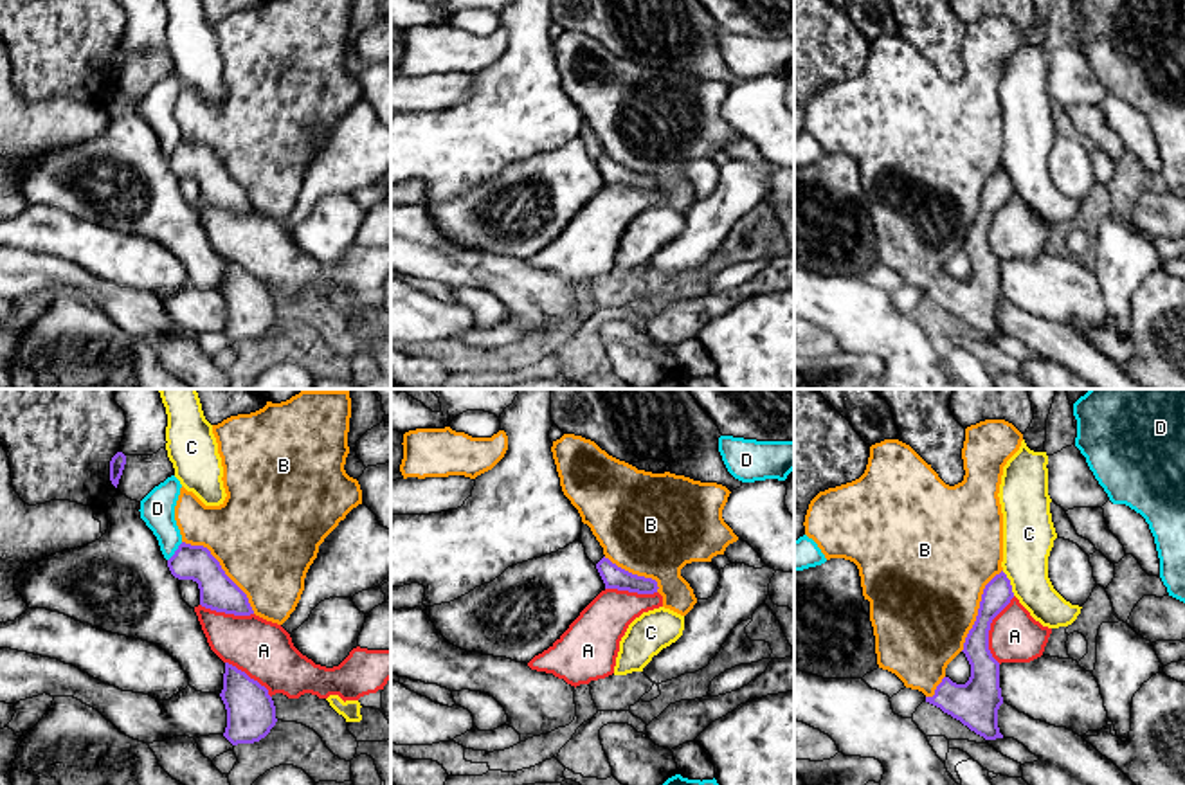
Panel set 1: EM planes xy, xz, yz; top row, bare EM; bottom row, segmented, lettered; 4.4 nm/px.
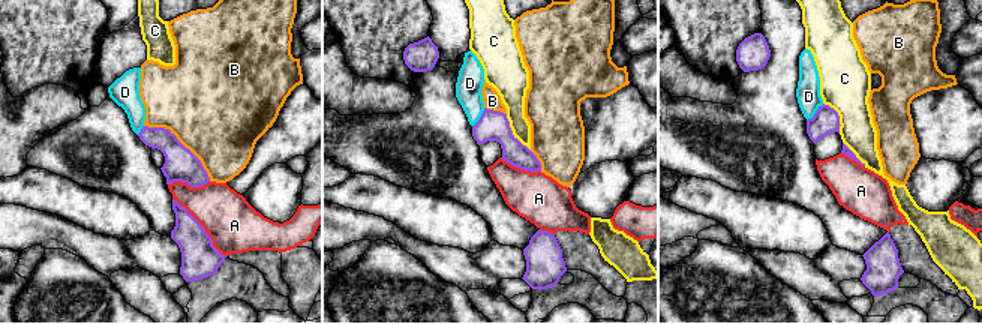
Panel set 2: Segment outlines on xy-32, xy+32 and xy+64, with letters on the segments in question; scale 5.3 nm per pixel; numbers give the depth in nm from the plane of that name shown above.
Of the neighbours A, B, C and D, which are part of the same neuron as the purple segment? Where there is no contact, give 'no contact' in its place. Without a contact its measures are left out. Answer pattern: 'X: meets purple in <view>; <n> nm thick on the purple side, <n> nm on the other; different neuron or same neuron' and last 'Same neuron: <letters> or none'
A: meets purple in yz; 140 nm thick on the purple side, 240 nm on the other; different neuron
B: meets purple in xy; 160 nm thick on the purple side, 480 nm on the other; same neuron
C: meets purple in yz; 130 nm thick on the purple side, 240 nm on the other; different neuron
D: meets purple in xy; 160 nm thick on the purple side, 160 nm on the other; different neuron
Same neuron: B

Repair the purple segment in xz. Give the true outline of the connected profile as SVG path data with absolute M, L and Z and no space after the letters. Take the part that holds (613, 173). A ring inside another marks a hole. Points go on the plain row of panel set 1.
M564 31L553 38L551 49L564 92L578 106L582 119L591 124L603 144L605 153L596 160L596 166L605 185L638 191L659 189L665 205L686 212L697 200L697 194L690 180L681 173L681 166L692 158L711 158L713 153L724 151L726 144L738 137L722 115L722 106L731 88L717 79L701 79L670 68L652 70L638 67L609 52L594 38L574 31Z

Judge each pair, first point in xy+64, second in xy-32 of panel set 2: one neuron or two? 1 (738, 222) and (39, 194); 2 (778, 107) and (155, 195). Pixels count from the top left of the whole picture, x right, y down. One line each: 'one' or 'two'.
1: one
2: one

